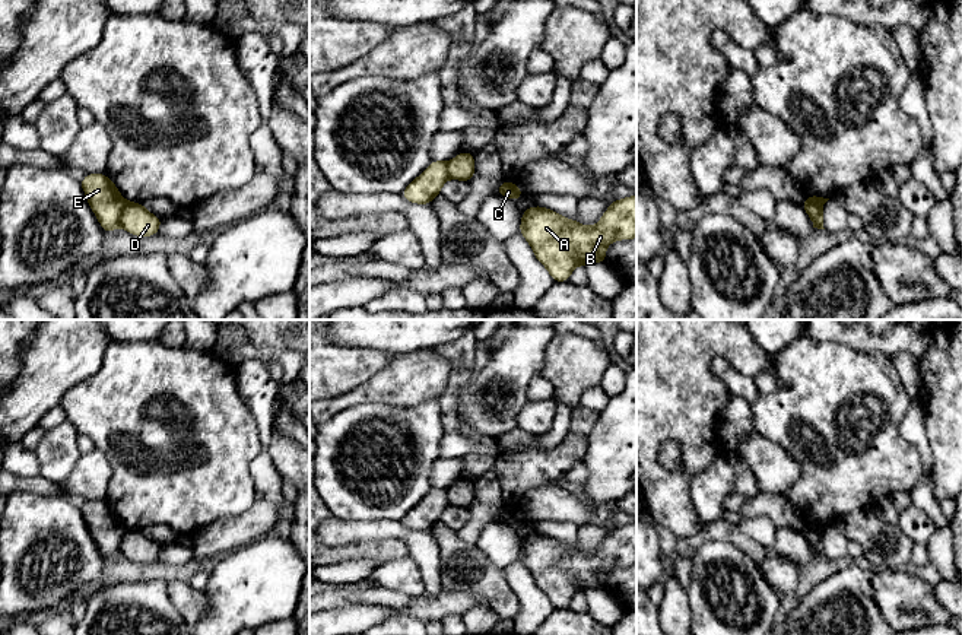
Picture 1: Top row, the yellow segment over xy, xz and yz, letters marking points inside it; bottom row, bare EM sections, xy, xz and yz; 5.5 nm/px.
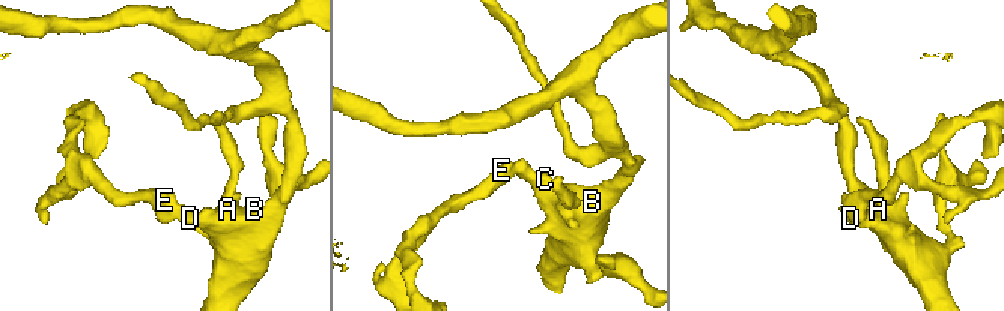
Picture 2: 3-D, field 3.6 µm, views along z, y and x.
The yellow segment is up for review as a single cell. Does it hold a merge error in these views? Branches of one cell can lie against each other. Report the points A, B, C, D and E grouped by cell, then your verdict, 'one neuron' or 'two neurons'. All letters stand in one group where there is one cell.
A B C D / E | two neurons

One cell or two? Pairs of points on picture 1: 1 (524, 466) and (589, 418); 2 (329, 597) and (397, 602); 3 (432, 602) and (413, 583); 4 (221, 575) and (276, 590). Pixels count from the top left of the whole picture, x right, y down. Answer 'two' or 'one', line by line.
1: one
2: one
3: two
4: one

